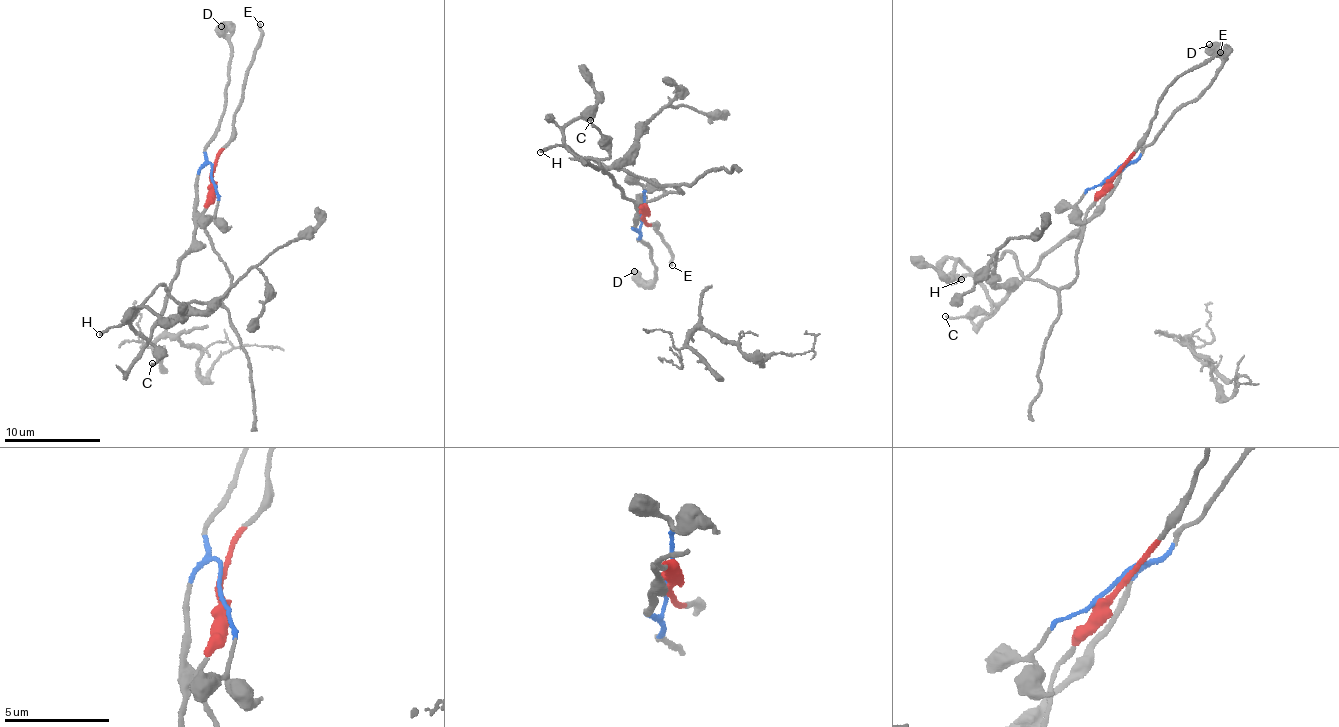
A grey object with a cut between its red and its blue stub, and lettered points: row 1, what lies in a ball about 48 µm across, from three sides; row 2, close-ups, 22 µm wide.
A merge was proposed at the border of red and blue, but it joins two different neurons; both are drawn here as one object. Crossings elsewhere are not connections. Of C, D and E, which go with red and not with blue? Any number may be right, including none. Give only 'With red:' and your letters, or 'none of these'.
With red: E

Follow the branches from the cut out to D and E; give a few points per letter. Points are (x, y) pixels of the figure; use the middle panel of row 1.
D: (642, 216), (638, 238), (649, 250), (657, 278), (644, 281), (634, 271)
E: (642, 216), (655, 226), (672, 265)

